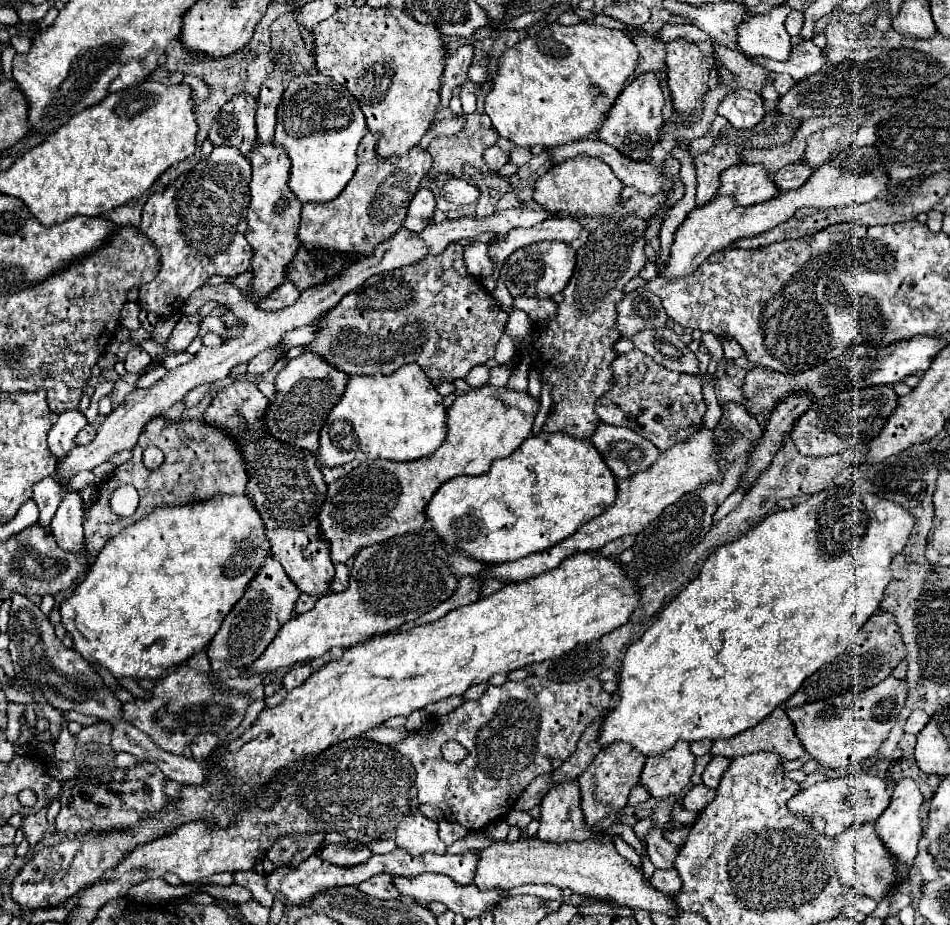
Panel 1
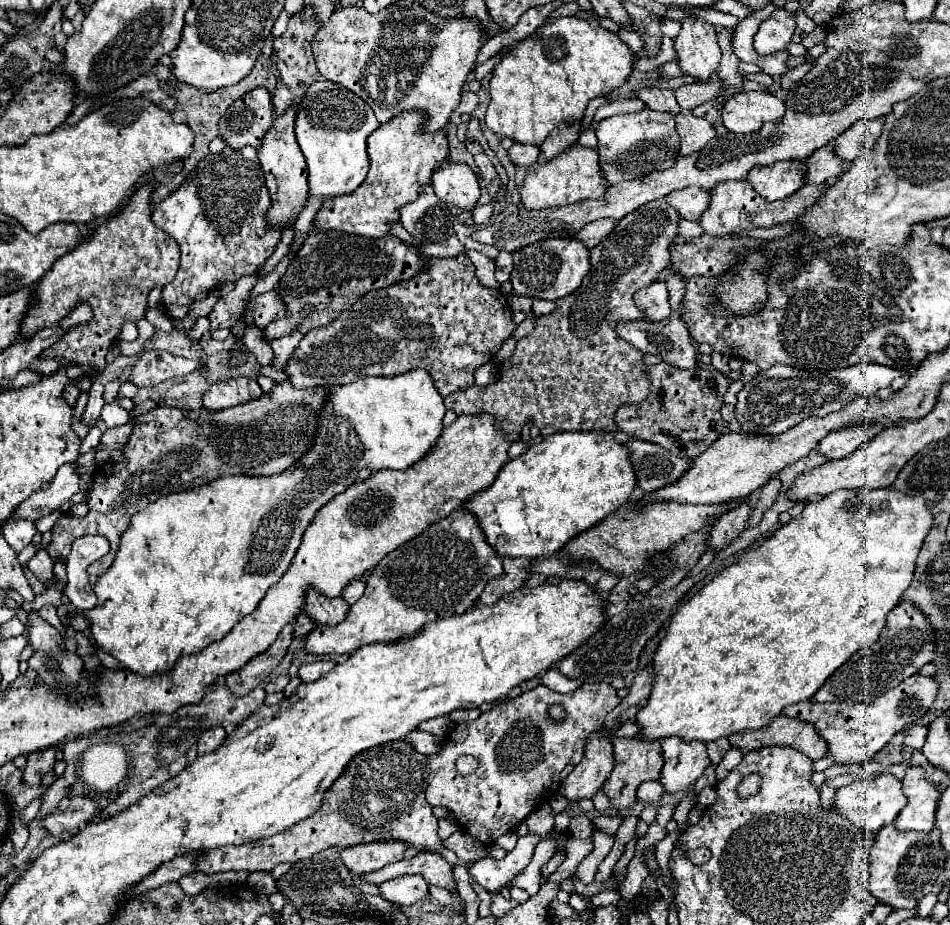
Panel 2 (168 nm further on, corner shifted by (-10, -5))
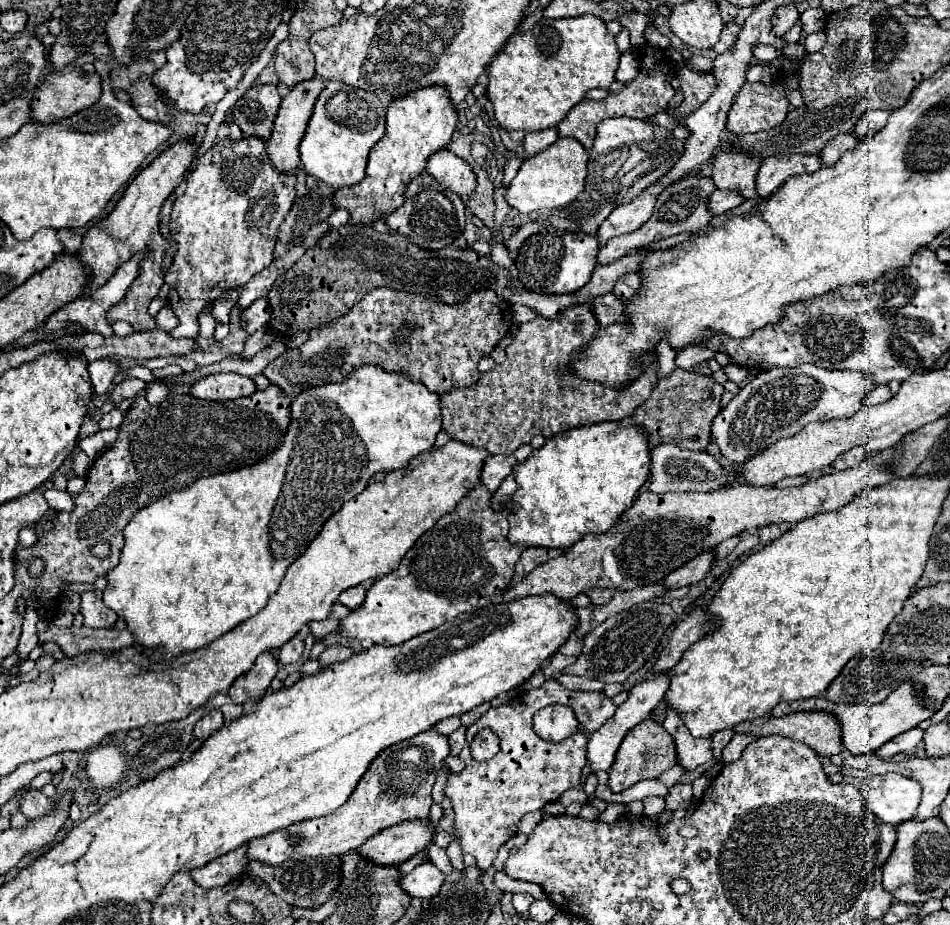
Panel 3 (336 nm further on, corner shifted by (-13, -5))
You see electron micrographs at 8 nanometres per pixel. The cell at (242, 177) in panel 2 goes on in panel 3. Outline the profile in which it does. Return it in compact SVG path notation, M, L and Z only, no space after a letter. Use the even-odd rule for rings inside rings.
M260 138L242 140L222 140L214 144L198 162L196 168L186 178L186 190L174 200L168 230L178 242L178 252L166 274L166 284L170 286L168 304L176 312L180 324L170 332L174 338L196 338L198 336L198 312L218 300L224 290L238 288L246 284L254 274L262 272L272 262L272 252L276 246L278 228L288 216L294 204L296 176L282 176L274 172L274 166L264 150ZM226 180L242 180L240 186L230 188Z

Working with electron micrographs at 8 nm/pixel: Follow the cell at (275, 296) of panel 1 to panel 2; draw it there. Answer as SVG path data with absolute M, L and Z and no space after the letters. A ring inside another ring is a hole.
M275 290L271 292L265 292L257 298L253 298L247 306L247 316L249 316L249 322L253 320L253 324L263 330L269 322L285 316L285 306L283 302L277 298Z

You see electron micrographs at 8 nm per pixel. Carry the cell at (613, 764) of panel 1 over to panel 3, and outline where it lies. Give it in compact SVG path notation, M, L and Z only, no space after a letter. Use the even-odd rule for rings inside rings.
M644 720L640 722L636 728L632 728L628 732L628 736L622 740L618 752L616 752L616 762L610 768L610 790L612 792L622 792L634 784L638 784L640 780L646 778L658 778L662 772L666 772L668 768L672 768L676 764L676 748L674 748L674 740L672 736L654 720Z

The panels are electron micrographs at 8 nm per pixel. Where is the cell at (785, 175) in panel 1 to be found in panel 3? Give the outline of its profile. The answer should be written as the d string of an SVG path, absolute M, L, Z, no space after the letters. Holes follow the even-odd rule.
M840 134L840 136L832 138L832 140L824 146L824 150L822 150L822 154L820 154L822 164L824 164L824 166L836 164L836 162L840 160L840 156L842 156L844 152L856 148L856 144L858 144L858 142L856 142L856 138L854 138L852 134Z

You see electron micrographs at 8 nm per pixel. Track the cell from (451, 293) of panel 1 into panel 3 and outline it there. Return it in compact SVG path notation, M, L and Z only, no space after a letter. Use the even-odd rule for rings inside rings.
M376 288L368 292L368 296L364 296L358 304L354 304L346 316L310 330L308 340L300 348L286 350L278 358L274 358L262 374L272 384L288 392L288 396L296 396L298 392L304 392L304 388L340 382L354 374L360 366L376 364L386 368L388 372L404 372L412 380L422 380L428 390L444 394L452 388L470 388L472 384L476 384L476 380L480 378L480 372L476 368L478 362L494 350L500 338L506 336L510 324L512 306L490 288L472 292L472 296L468 296L460 304L440 302L432 294L408 294L392 288Z

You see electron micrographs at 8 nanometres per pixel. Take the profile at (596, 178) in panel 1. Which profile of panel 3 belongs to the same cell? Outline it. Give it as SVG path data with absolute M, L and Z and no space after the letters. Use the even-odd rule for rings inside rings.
M558 138L552 146L548 146L546 150L522 162L518 176L512 180L512 184L506 190L508 204L522 214L530 214L534 210L560 208L570 204L572 200L576 200L580 192L584 192L586 162L588 162L586 148L578 140Z

